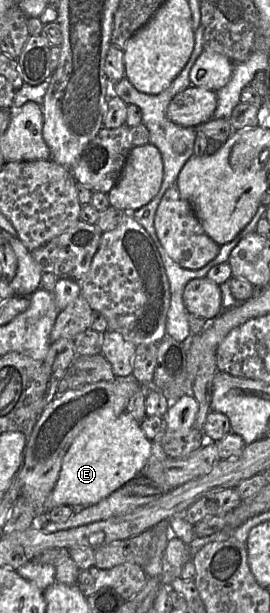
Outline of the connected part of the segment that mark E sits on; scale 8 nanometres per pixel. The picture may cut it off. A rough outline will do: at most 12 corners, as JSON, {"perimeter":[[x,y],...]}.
{"perimeter":[[127,411],[87,423],[67,450],[54,505],[98,503],[147,465]]}

